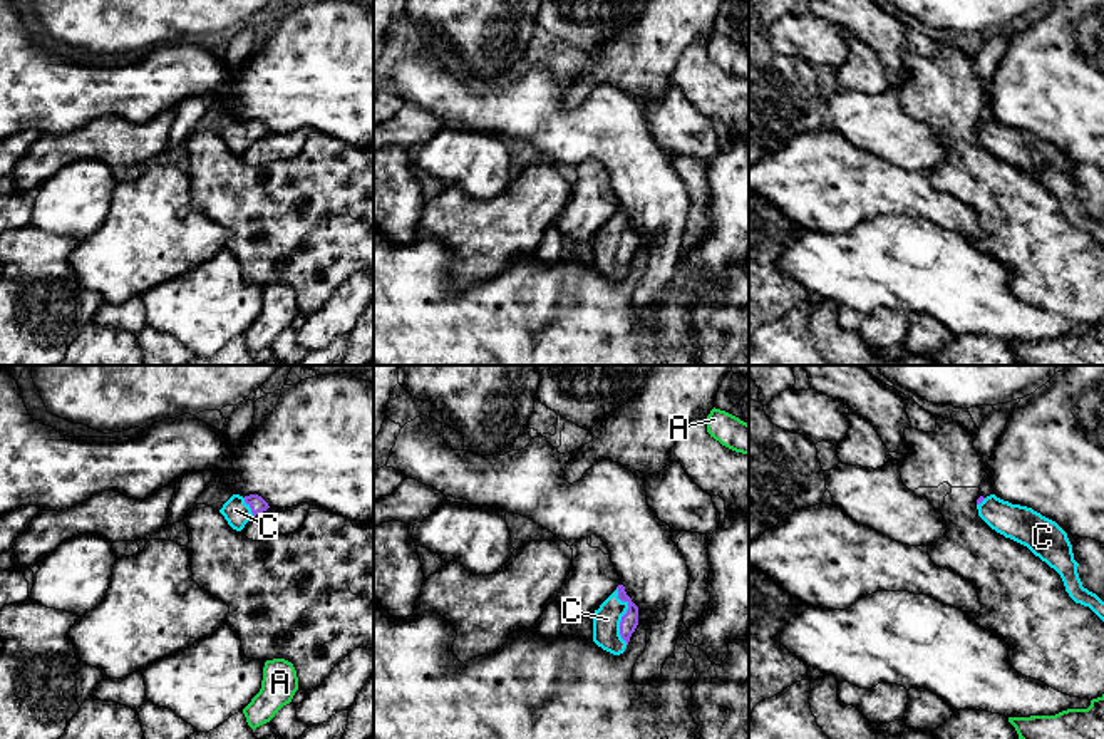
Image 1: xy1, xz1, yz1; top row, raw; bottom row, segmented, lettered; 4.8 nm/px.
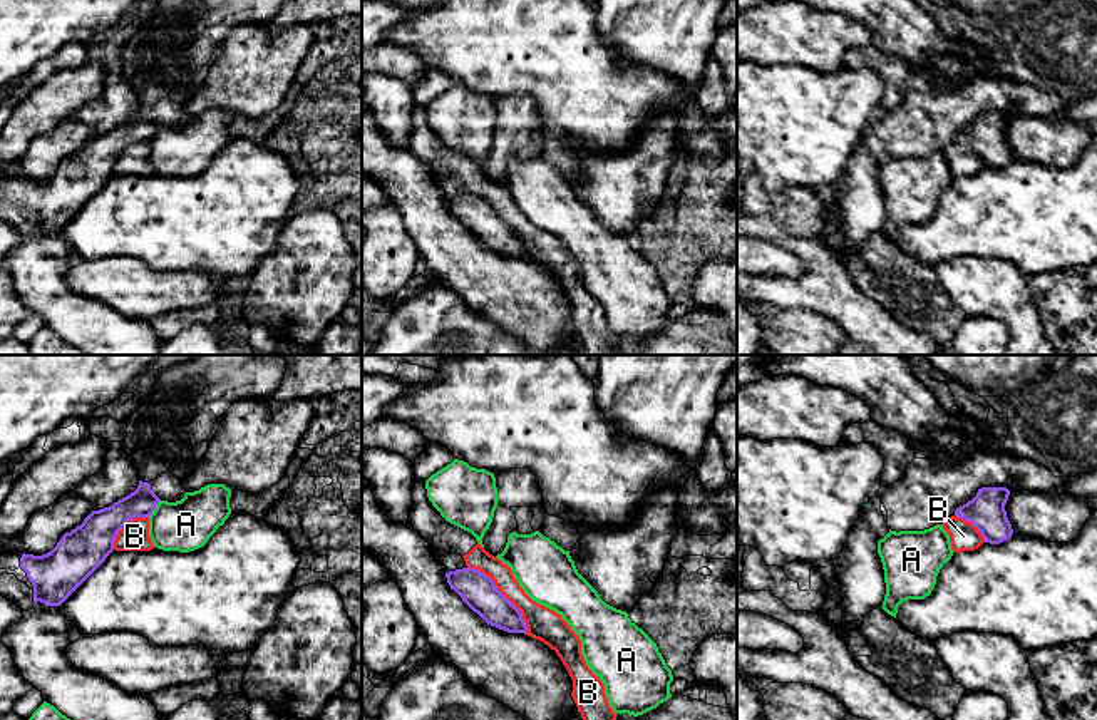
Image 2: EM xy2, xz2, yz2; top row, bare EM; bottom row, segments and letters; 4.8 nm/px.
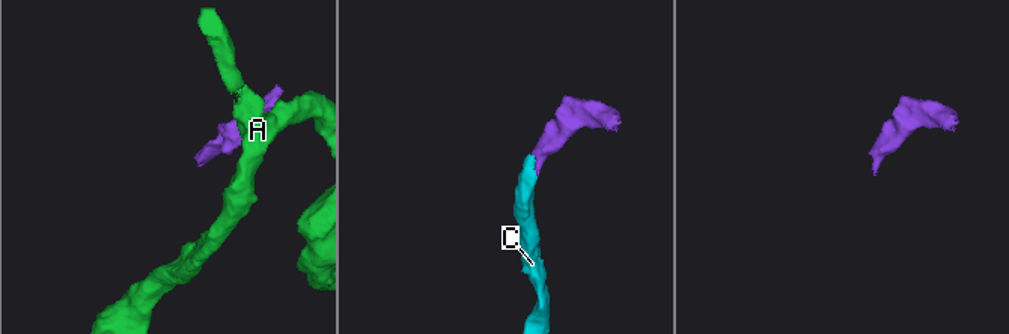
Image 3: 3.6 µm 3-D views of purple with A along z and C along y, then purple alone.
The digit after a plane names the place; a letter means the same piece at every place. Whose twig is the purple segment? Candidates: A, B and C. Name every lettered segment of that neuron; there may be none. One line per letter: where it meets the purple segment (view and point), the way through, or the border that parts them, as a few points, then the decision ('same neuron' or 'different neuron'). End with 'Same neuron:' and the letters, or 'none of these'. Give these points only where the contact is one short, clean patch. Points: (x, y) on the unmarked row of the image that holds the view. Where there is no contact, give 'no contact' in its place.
A: meets purple in xy2 at (154, 133); border along xy2 (159, 124), (148, 141); different neuron
B: meets purple in xz2 at (503, 220); different neuron
C: meets purple in xz1 at (624, 240); runs through xz1 (629, 247), (624, 240), (607, 243); same neuron
Same neuron: C

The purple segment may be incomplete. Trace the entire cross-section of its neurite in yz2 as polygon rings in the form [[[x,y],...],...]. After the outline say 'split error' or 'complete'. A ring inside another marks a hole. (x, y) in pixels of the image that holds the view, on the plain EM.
[[[981,112],[971,126],[956,132],[955,141],[970,146],[985,167],[1000,169],[1013,159],[1005,136],[1008,121],[1007,112]]]; complete

